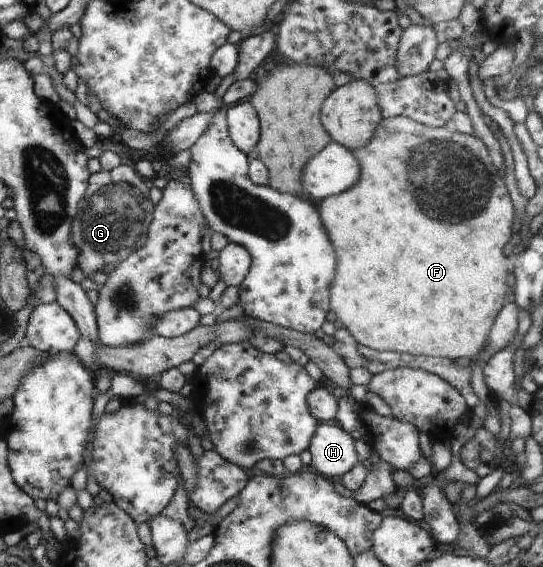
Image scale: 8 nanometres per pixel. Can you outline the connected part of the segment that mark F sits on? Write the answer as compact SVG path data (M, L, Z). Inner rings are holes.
M390 117L383 118L376 127L374 138L367 143L366 146L363 146L358 151L352 151L353 155L359 160L359 171L361 175L359 176L359 180L357 183L347 191L343 193L332 195L326 197L325 199L320 200L320 204L318 204L318 212L320 218L323 222L323 227L327 230L327 235L330 236L330 240L332 240L332 244L334 244L334 250L336 250L336 276L334 277L334 282L332 283L330 289L330 298L329 298L329 307L330 307L330 316L331 318L339 318L340 322L344 324L345 328L350 331L350 334L355 338L355 342L365 347L377 350L377 351L394 351L395 353L410 353L411 355L426 355L429 357L442 357L451 358L453 361L456 358L468 358L474 362L478 360L479 355L485 349L485 346L488 342L488 333L490 332L491 326L494 324L495 318L497 314L502 310L502 307L505 305L507 300L511 296L511 288L508 286L508 282L506 278L508 278L508 269L506 269L505 260L510 253L508 250L508 242L510 240L511 234L514 232L512 230L512 218L514 218L515 211L512 206L512 201L510 199L510 195L508 193L508 189L506 189L506 185L504 185L503 177L501 177L497 171L497 168L494 166L494 163L491 161L489 157L489 152L485 147L485 144L478 137L470 136L464 133L460 133L453 129L450 125L444 127L429 127L417 122L414 122L411 118L408 117ZM412 192L414 192L414 198L418 200L418 204L422 204L422 210L430 216L426 216L422 210L420 210L420 206L414 202L414 198L412 198Z

